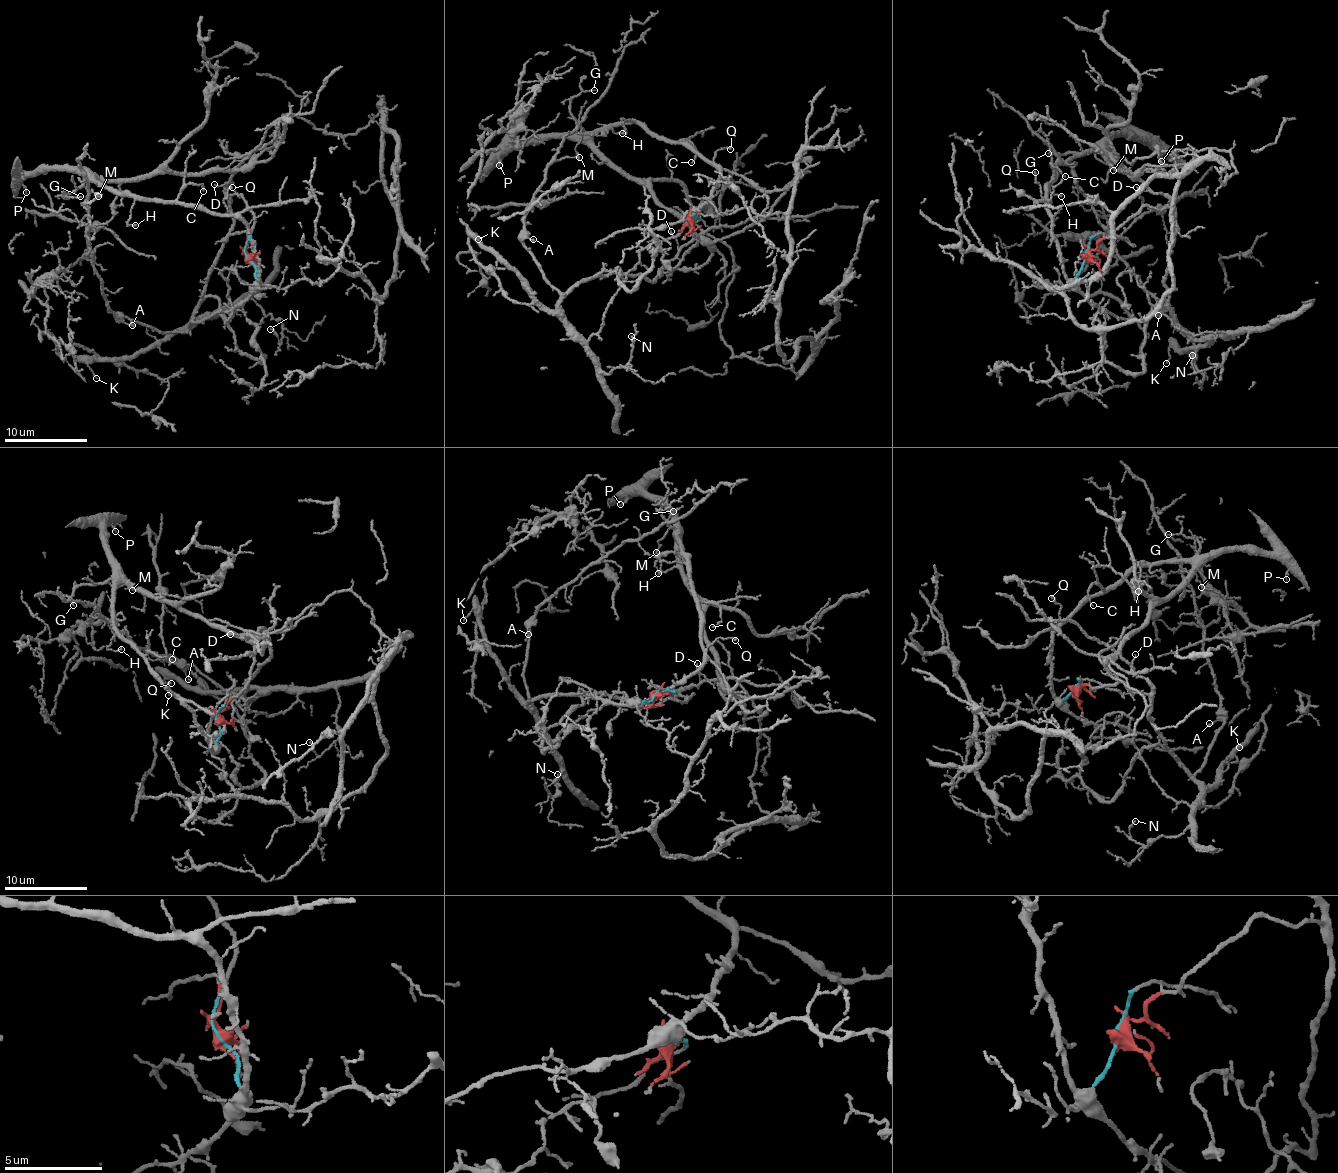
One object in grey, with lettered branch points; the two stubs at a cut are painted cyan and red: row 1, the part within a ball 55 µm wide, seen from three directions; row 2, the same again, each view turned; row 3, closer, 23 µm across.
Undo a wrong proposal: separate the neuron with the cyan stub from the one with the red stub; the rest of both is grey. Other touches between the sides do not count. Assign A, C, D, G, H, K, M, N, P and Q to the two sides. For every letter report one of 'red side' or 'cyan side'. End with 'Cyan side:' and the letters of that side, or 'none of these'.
A: red side
C: cyan side
D: red side
G: cyan side
H: cyan side
K: red side
M: cyan side
N: red side
P: cyan side
Q: cyan side
Cyan side: C, G, H, M, P, Q

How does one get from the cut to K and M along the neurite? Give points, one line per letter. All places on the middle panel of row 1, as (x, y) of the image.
K: (691, 215), (698, 240), (675, 268), (650, 282), (617, 271), (591, 278), (553, 310), (478, 240)
M: (691, 213), (694, 218), (722, 178), (681, 143), (617, 121), (583, 131), (576, 146), (580, 157)

